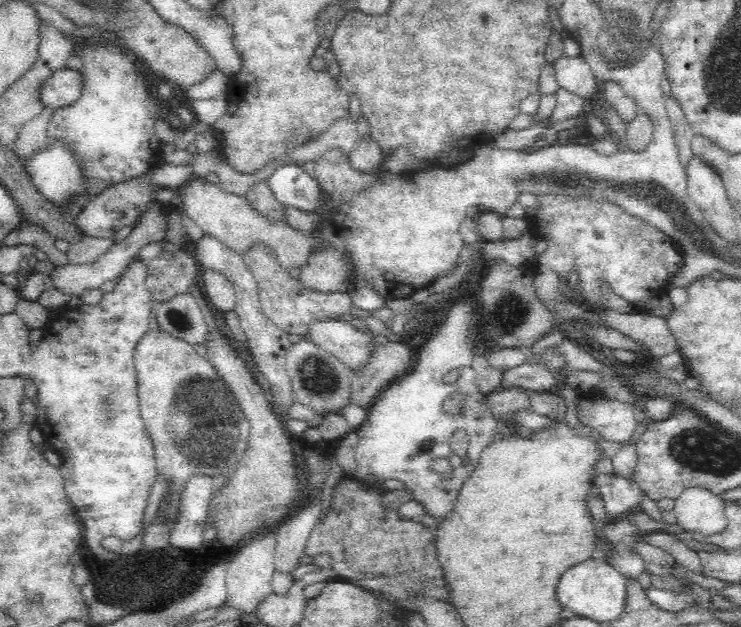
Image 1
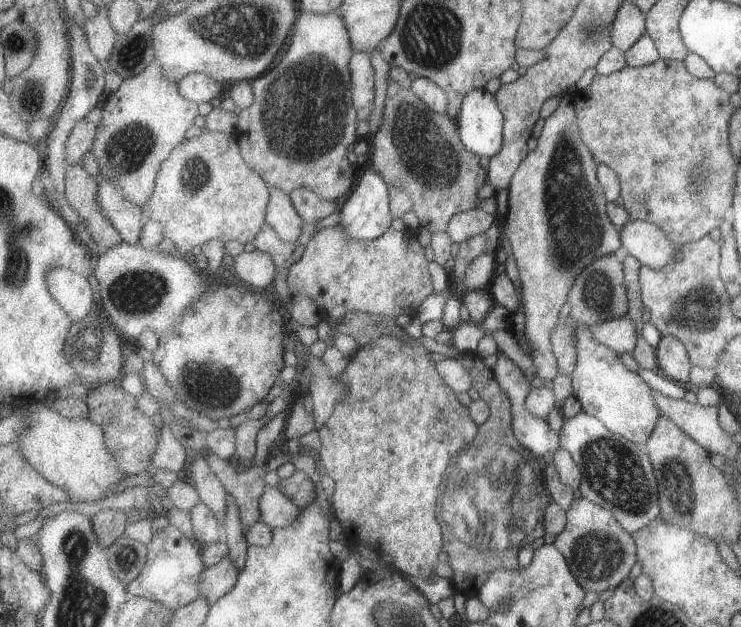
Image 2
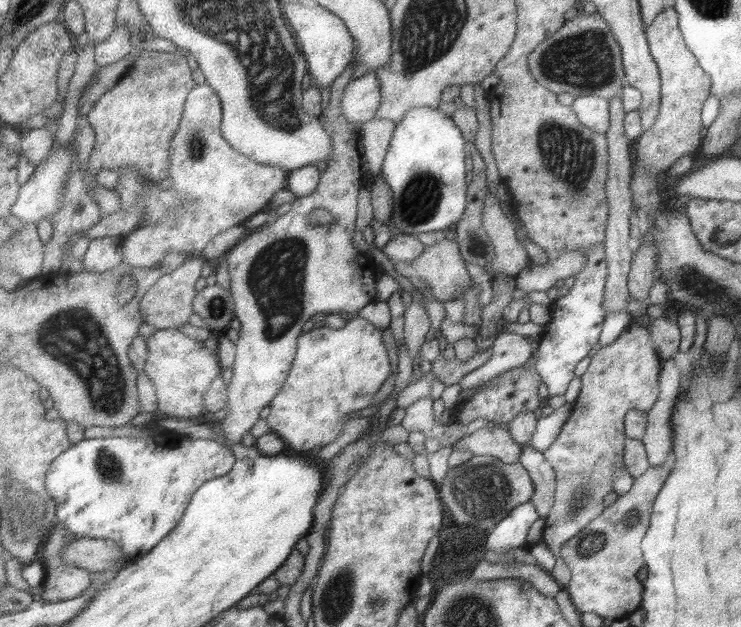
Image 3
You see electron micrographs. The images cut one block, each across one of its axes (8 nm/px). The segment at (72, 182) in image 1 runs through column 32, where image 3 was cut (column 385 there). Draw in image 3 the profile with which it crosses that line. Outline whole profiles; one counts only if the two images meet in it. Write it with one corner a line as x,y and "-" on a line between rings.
431,106
413,108
403,118
403,122
397,124
395,138
391,142
387,160
383,164
381,176
395,192
395,214
393,224
403,234
423,234
423,232
437,232
445,230
449,226
457,226
463,220
463,214
467,210
465,206
465,156
467,156
467,140
463,138
463,130
457,126
453,114
445,114
441,110
435,110

